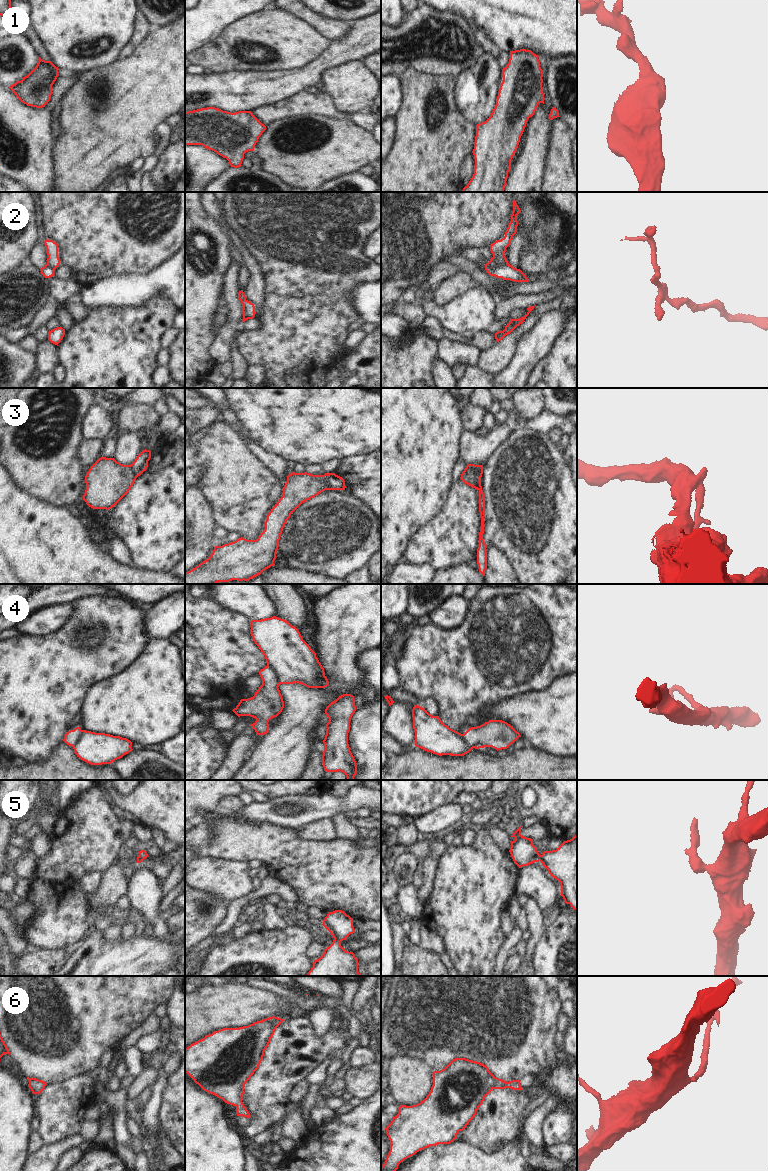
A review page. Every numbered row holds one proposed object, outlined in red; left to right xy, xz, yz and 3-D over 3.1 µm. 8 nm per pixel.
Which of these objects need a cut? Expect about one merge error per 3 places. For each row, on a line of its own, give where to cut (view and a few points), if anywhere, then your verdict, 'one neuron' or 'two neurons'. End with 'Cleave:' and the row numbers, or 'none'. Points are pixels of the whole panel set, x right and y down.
1: no cut | one neuron
2: yz (507, 262), (501, 265), (488, 264) | two neurons
3: xz (328, 474), (328, 485), (331, 489) | two neurons
4: yz (462, 734), (471, 746), (480, 747) | two neurons
5: no cut | one neuron
6: no cut | one neuron
Cleave: 2, 3, 4

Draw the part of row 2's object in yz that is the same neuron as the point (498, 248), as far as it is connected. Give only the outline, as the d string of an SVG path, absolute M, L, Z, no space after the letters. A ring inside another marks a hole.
M514 199L511 221L505 232L505 236L501 240L497 240L490 245L490 251L493 254L493 257L488 262L489 265L497 266L497 265L504 265L508 263L504 254L506 252L506 248L510 245L513 236L517 232L517 226L518 226L517 215L519 213L521 213L521 210Z

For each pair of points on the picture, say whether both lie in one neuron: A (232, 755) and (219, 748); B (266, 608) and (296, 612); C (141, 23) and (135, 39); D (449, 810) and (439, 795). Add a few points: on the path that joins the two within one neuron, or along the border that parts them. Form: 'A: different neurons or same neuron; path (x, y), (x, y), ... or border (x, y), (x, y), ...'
A: different neurons; border (228, 745), (227, 752), (216, 769)
B: different neurons; border (265, 594), (274, 607), (274, 615)
C: same neuron; path (141, 27), (138, 35)
D: different neurons; border (452, 801), (439, 805), (423, 814)

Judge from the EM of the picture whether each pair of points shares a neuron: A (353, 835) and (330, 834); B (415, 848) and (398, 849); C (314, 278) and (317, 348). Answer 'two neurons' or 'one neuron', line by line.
A: two neurons
B: one neuron
C: one neuron

